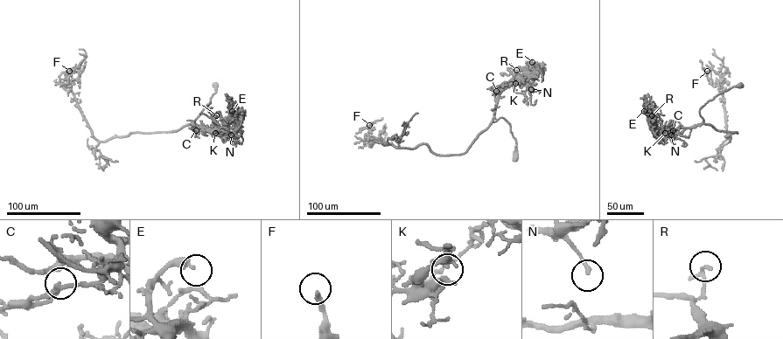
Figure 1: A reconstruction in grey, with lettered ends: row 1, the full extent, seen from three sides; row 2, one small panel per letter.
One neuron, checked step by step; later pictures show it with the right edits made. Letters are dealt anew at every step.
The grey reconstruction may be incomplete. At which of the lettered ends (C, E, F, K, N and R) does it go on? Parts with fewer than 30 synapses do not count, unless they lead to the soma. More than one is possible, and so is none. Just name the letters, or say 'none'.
E

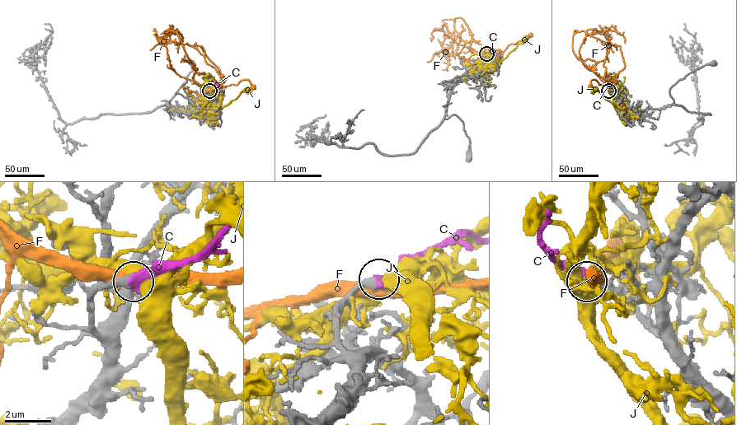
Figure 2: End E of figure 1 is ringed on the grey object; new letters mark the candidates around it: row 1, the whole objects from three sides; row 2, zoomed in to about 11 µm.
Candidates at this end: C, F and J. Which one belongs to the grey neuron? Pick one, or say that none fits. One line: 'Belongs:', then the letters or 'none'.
Belongs: C

